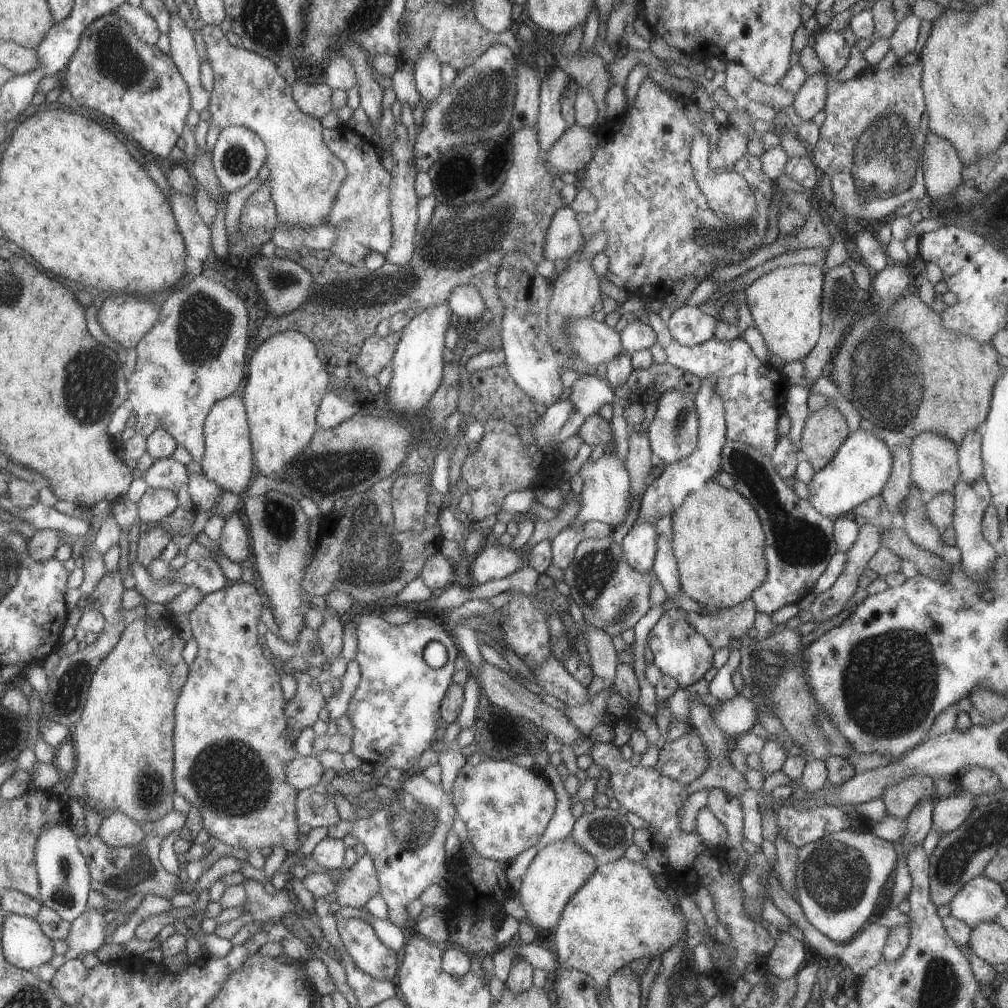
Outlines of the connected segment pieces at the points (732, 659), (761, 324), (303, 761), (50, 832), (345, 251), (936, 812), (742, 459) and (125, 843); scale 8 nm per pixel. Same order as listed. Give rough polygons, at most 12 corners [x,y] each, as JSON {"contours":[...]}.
{"contours":[[[734,644],[728,661],[712,676],[709,693],[720,703],[740,696],[732,682],[741,646]],[[780,266],[744,291],[770,354],[818,342],[820,266]],[[314,754],[294,757],[288,782],[299,791],[317,785],[325,770]],[[66,823],[38,833],[40,903],[71,923],[91,876]],[[325,129],[346,165],[330,249],[363,266],[393,243],[391,174],[371,142]],[[964,790],[937,798],[933,829],[956,830],[975,809],[975,795]],[[726,439],[721,470],[756,509],[758,612],[798,604],[838,552],[834,520],[770,458]],[[123,812],[102,816],[98,832],[111,847],[134,847],[144,829]]]}

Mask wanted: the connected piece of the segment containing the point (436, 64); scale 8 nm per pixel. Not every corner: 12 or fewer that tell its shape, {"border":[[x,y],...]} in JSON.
{"border":[[430,49],[415,60],[415,79],[424,103],[439,97],[441,62]]}

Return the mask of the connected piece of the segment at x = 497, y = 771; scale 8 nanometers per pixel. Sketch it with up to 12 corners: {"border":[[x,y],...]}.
{"border":[[502,757],[451,792],[474,850],[536,847],[557,805],[546,776]]}

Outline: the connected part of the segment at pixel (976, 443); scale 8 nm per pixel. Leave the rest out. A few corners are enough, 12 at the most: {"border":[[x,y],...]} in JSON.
{"border":[[982,430],[970,431],[958,447],[961,477],[983,474]]}

